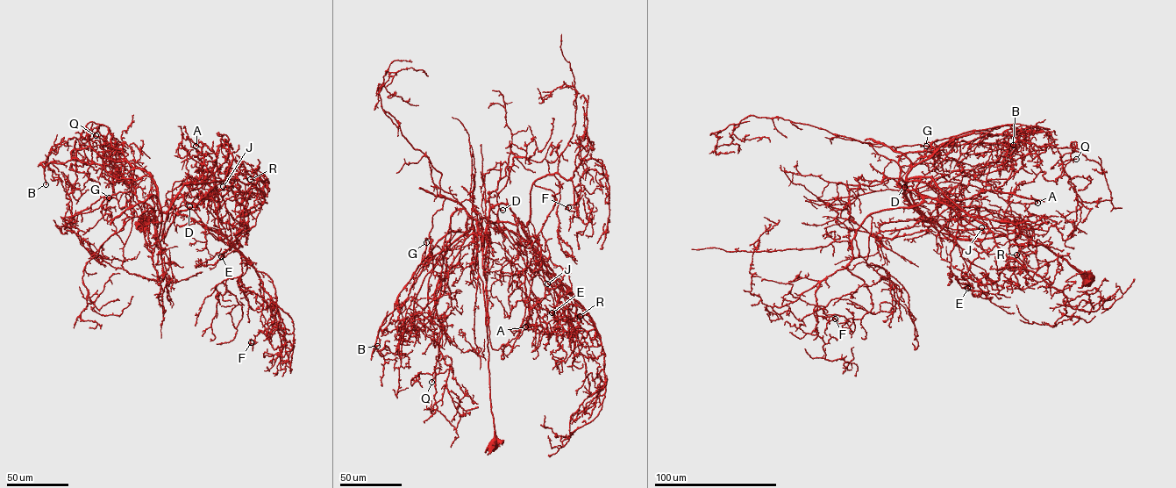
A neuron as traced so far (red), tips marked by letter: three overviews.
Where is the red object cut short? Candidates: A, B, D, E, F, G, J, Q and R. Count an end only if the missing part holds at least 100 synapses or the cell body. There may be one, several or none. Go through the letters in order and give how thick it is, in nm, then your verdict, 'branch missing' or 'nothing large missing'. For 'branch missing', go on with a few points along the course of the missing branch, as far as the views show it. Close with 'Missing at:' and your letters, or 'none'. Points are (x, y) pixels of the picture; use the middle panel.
A: 500 nm | branch missing | (525, 326), (520, 337), (524, 340), (528, 377), (538, 398), (538, 408)
B: 360 nm | branch missing | (377, 346), (382, 344), (385, 350), (380, 387), (386, 391), (388, 405), (395, 401), (394, 397)
D: 380 nm | nothing large missing
E: 480 nm | nothing large missing
F: 360 nm | nothing large missing
G: 320 nm | nothing large missing
J: 440 nm | nothing large missing
Q: 340 nm | nothing large missing
R: 280 nm | nothing large missing
Missing at: A, B

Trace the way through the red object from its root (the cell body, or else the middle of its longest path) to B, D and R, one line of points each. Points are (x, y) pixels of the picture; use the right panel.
B: (1087, 278), (1022, 234), (953, 237), (908, 199), (906, 175), (936, 139), (1009, 125), (1020, 132), (1013, 145)
D: (1087, 278), (1064, 259), (1022, 234), (958, 240), (943, 233), (915, 209), (901, 183), (897, 182), (904, 187)
R: (1087, 278), (1022, 234), (958, 240), (943, 233), (920, 211), (906, 180), (937, 187), (1025, 266), (1016, 254)

